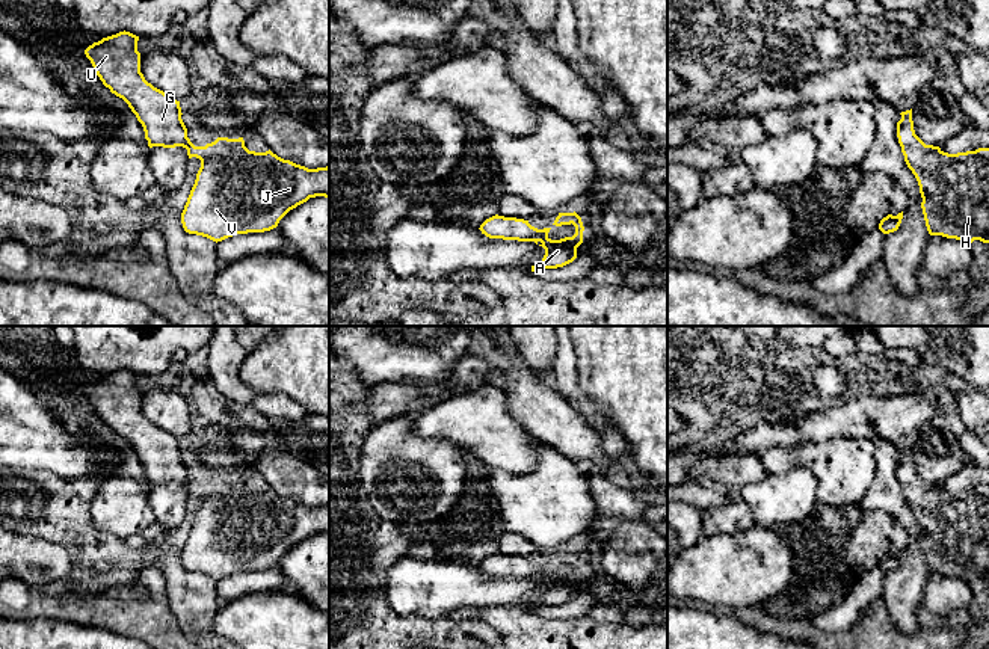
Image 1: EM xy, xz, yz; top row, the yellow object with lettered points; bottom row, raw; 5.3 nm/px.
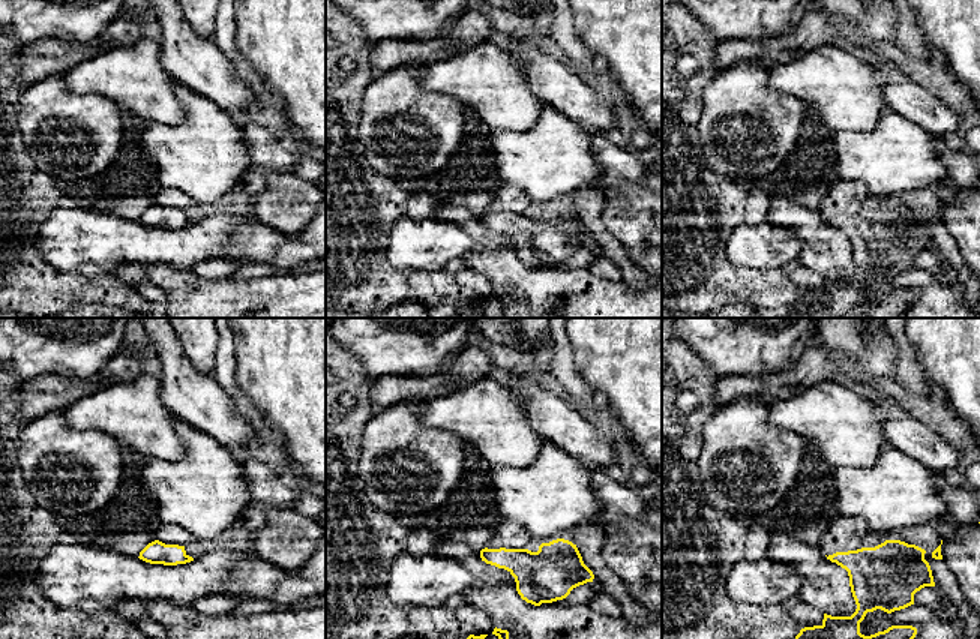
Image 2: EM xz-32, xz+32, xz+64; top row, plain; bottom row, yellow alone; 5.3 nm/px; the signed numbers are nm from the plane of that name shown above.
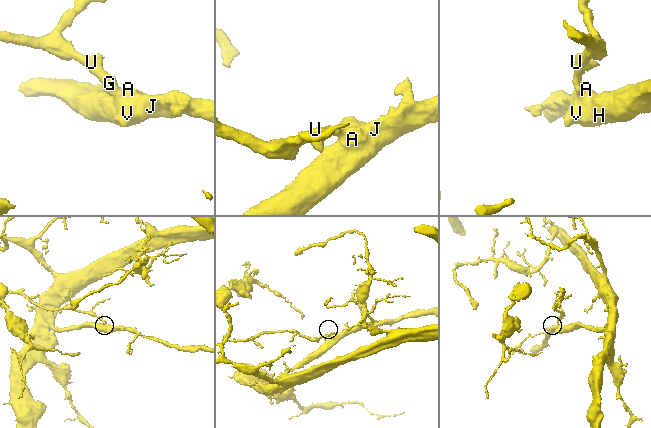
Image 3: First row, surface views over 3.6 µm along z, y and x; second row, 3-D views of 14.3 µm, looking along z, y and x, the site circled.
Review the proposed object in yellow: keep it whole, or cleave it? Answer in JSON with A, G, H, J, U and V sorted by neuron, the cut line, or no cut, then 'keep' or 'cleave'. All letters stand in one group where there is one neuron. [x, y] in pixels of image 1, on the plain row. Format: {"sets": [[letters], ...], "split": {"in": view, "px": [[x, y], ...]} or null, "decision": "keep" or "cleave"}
{"sets": [["A", "G", "H", "J", "U", "V"]], "split": null, "decision": "keep"}

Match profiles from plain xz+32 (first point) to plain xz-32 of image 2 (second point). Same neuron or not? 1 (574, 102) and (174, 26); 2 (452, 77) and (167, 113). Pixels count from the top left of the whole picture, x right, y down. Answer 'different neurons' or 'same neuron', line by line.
1: same neuron
2: same neuron

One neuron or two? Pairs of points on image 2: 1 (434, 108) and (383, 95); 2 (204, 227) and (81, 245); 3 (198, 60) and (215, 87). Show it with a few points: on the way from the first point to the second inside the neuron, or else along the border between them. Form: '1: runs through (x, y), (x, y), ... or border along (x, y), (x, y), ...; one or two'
1: runs through (422, 108), (414, 108), (410, 104), (395, 104); one
2: runs through (174, 245), (111, 245); one
3: runs through (201, 66), (215, 81); one

